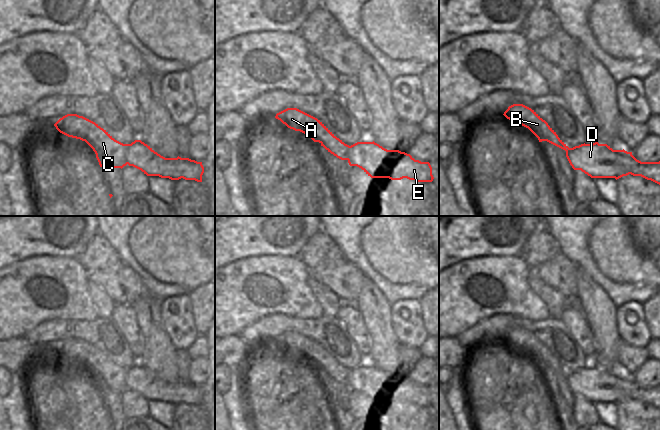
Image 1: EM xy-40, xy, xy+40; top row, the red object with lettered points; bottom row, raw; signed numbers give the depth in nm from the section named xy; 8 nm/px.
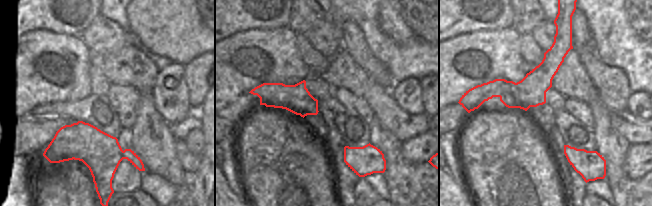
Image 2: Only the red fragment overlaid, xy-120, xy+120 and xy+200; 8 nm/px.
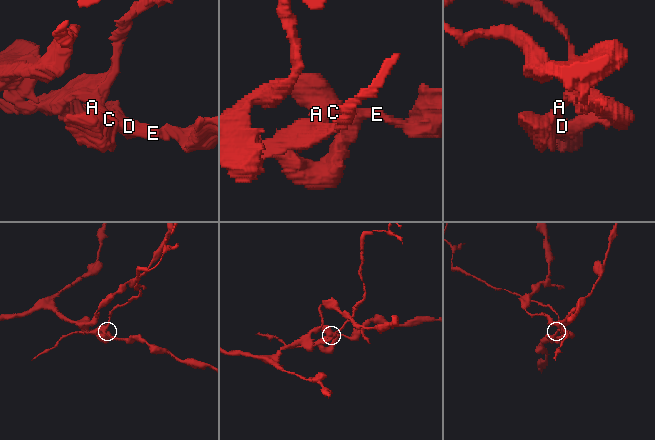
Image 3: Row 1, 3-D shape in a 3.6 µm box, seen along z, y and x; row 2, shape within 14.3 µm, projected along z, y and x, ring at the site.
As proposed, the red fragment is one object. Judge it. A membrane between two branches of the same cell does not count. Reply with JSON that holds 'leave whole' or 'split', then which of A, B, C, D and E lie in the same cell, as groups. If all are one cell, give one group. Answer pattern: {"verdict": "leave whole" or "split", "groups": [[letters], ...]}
{"verdict": "split", "groups": [["A", "B", "C"], ["D", "E"]]}

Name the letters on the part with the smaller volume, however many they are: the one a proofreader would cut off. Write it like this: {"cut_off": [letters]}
{"cut_off": ["A", "B", "C"]}

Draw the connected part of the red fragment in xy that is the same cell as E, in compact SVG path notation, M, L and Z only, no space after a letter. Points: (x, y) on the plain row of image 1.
M374 365L351 369L348 387L361 392L371 402L407 402L417 406L432 406L434 403L429 386L415 384L399 374L387 374Z

